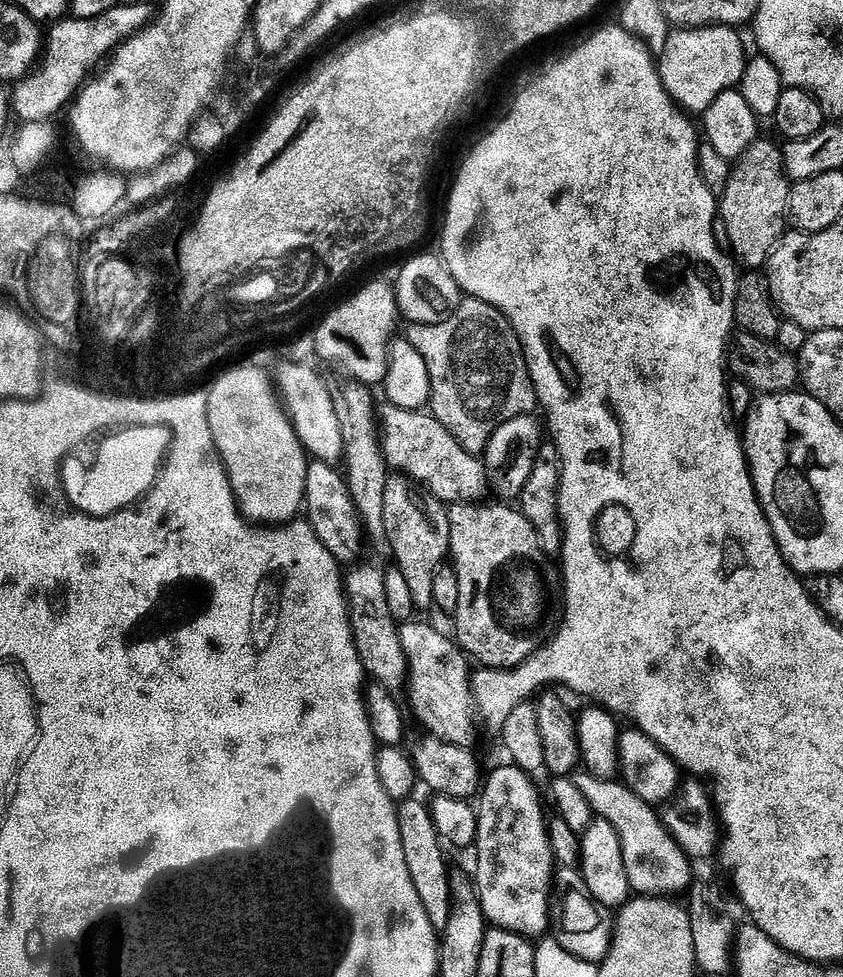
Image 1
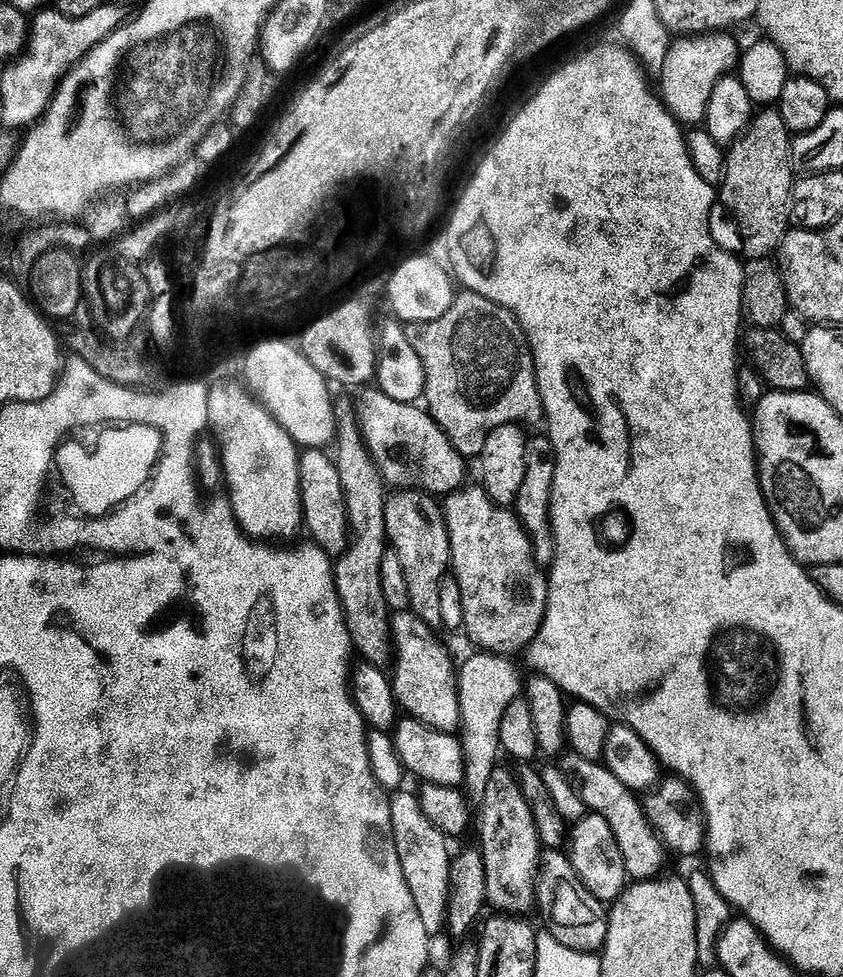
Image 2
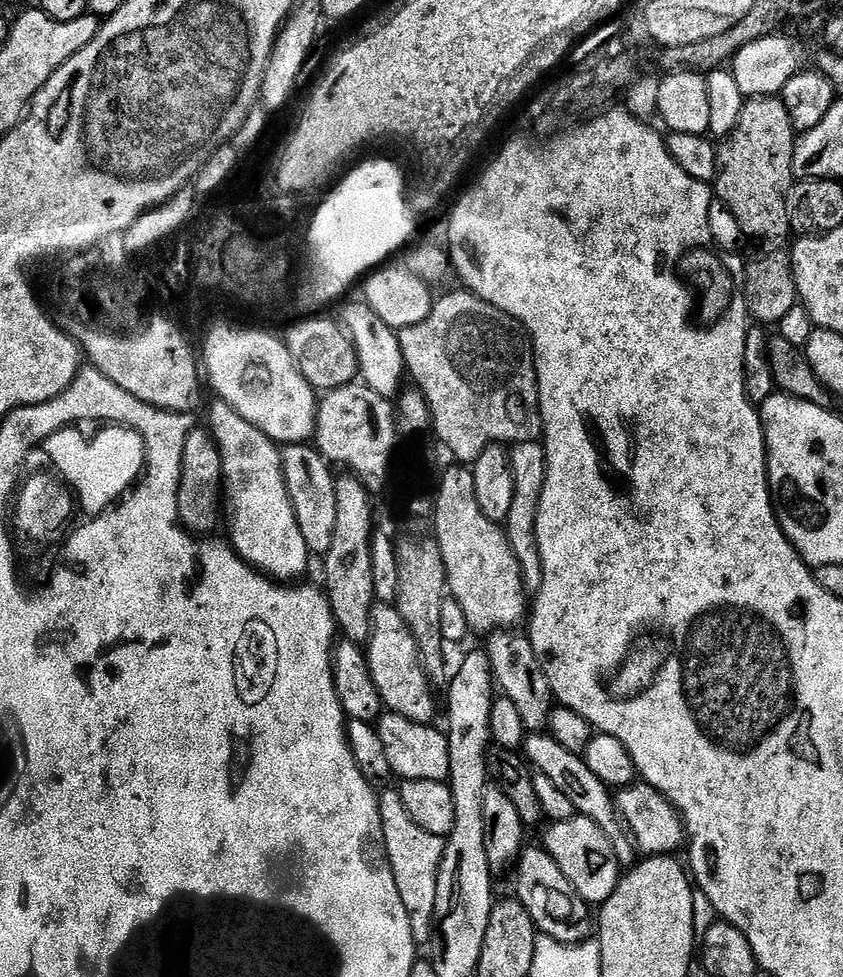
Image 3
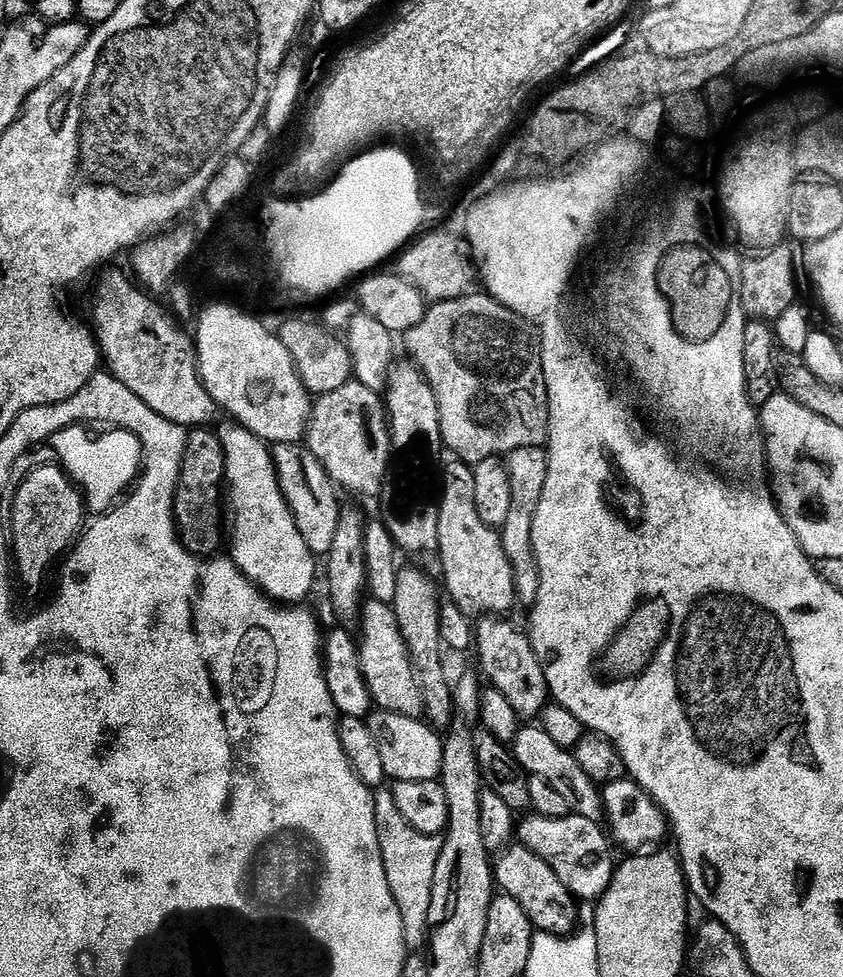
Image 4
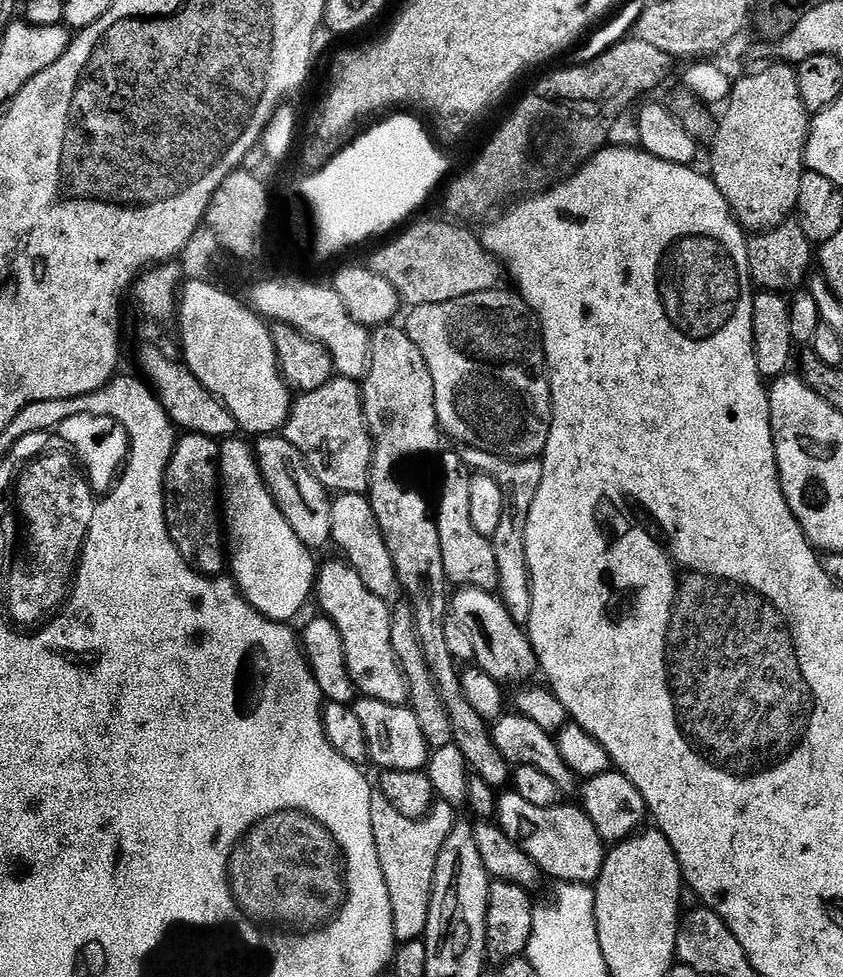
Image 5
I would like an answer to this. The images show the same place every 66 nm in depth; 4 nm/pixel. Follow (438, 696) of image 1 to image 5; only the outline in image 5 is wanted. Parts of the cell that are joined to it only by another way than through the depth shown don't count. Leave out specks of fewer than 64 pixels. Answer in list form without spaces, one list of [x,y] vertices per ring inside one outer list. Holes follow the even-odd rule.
[[[340,558],[319,565],[314,596],[320,599],[320,608],[324,611],[321,613],[336,623],[344,640],[348,673],[357,693],[369,700],[381,700],[395,706],[407,705],[408,683],[404,681],[404,673],[392,654],[390,622],[393,609],[389,601],[374,595],[352,565]]]

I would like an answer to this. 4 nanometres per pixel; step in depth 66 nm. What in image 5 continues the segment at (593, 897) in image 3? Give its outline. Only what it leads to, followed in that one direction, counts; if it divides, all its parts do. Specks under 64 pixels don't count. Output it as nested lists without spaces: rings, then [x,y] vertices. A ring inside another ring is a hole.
[[[508,790],[498,800],[498,824],[536,863],[543,875],[545,872],[546,875],[553,876],[556,882],[566,884],[595,885],[604,865],[606,845],[590,818],[579,807],[564,807],[535,808],[515,790]]]

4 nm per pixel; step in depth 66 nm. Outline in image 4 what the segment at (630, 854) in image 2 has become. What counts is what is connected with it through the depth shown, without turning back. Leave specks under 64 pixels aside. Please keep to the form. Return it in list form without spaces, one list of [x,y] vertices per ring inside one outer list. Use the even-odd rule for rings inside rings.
[[[533,726],[533,728],[521,727],[516,734],[515,740],[510,744],[510,751],[516,758],[517,765],[525,773],[542,778],[550,782],[558,794],[566,800],[569,811],[573,815],[597,819],[602,812],[602,794],[597,784],[590,779],[588,774],[582,770],[575,755],[555,744],[550,734],[546,734],[544,728]]]

